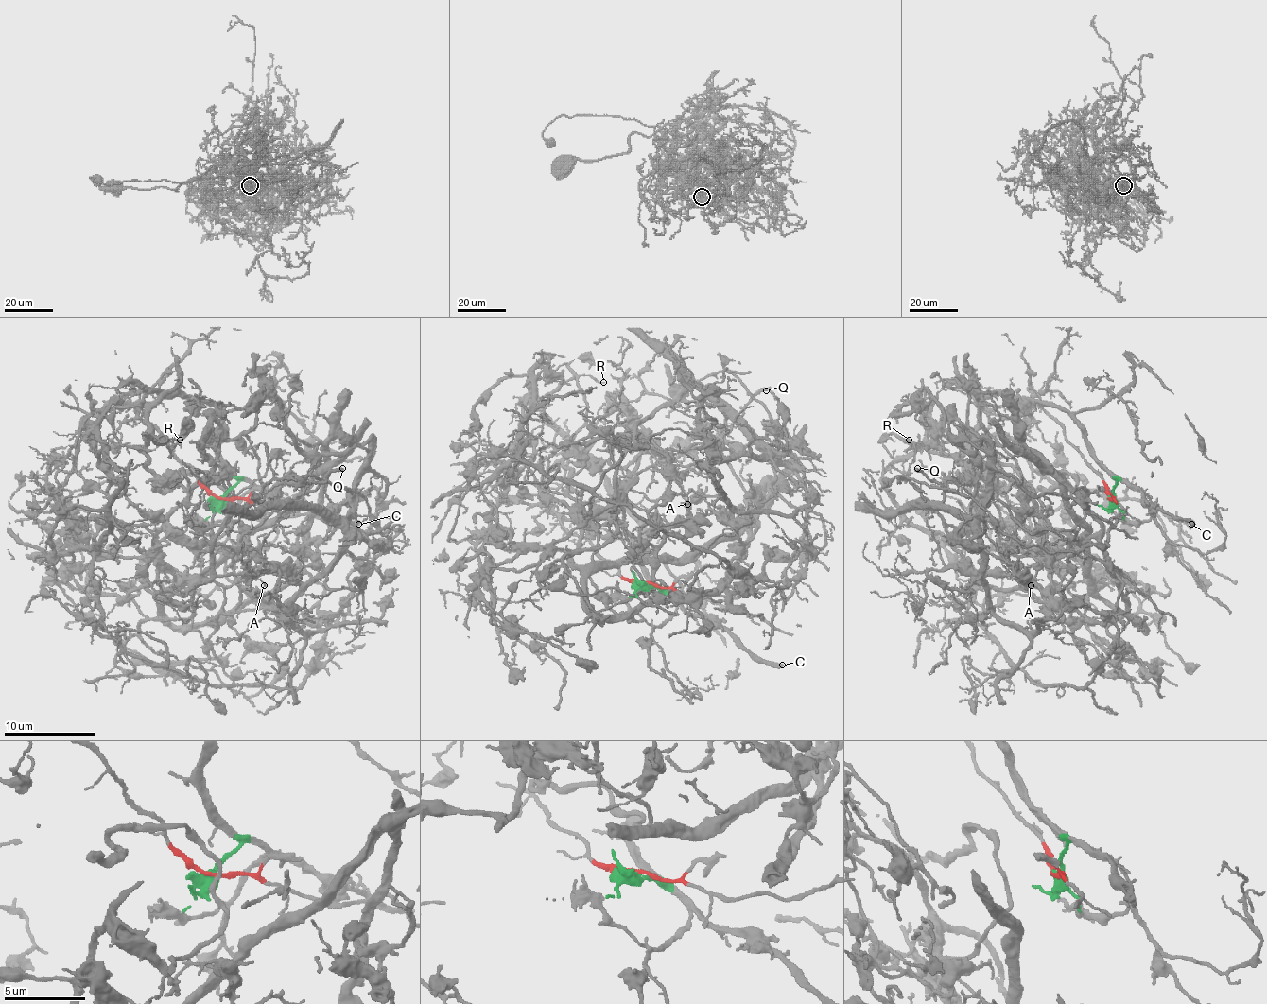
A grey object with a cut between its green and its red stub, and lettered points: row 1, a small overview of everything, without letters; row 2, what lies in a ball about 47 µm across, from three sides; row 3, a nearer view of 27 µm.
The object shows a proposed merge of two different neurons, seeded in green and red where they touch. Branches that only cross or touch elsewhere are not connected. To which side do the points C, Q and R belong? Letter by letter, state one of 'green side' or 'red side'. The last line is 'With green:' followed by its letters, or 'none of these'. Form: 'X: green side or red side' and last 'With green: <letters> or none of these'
C: green side
Q: red side
R: red side
With green: C

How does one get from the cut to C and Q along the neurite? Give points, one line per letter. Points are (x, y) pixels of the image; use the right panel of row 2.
C: (1111, 497), (1118, 481), (1127, 481), (1175, 518), (1191, 525)
Q: (1111, 497), (1124, 510), (1108, 539), (1077, 552), (1047, 552), (1021, 545), (969, 497), (932, 488), (916, 467)

